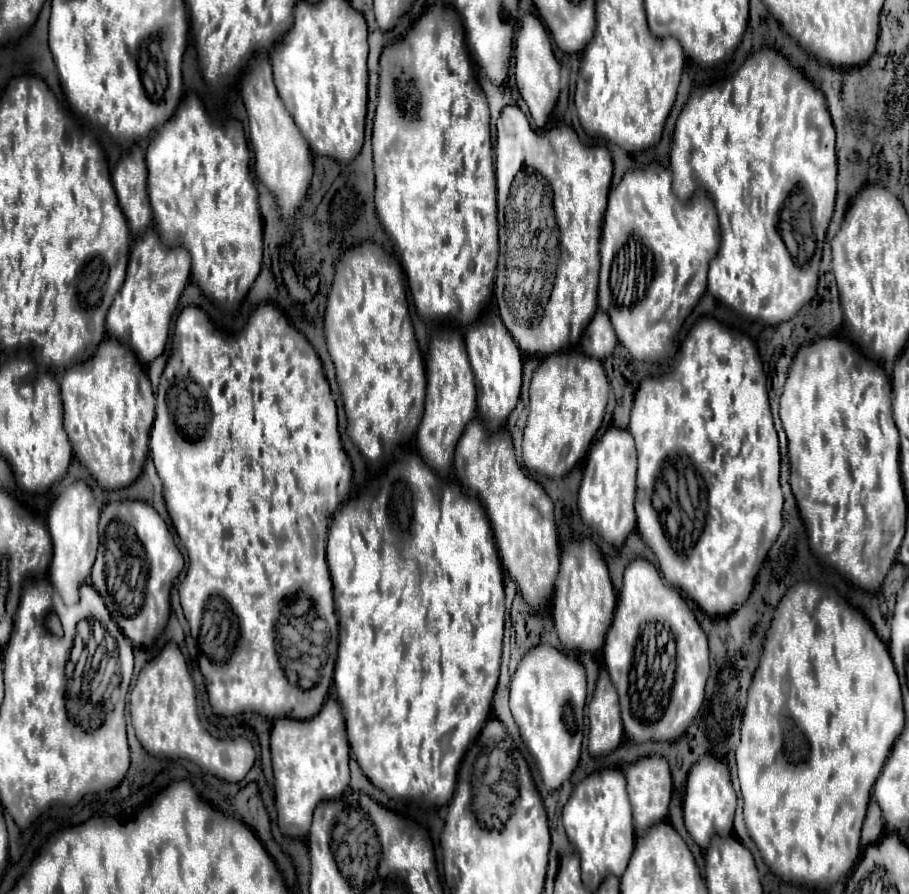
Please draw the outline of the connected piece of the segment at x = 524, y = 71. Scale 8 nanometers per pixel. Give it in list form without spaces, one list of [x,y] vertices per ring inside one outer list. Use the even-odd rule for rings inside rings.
[[[526,14],[522,20],[522,26],[516,36],[516,48],[514,48],[514,58],[516,58],[516,82],[522,98],[526,100],[530,115],[534,118],[536,126],[542,128],[554,110],[560,94],[560,64],[554,58],[552,44],[548,38],[548,32],[544,30],[542,22],[534,18],[532,14]]]

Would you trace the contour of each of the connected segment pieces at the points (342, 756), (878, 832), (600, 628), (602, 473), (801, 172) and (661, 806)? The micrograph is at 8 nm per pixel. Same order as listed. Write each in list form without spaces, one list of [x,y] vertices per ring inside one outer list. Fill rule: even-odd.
[[[328,698],[322,712],[312,720],[276,720],[270,736],[270,752],[278,828],[288,838],[306,838],[314,808],[324,800],[338,800],[348,790],[350,782],[350,746],[338,700]]]
[[[870,800],[870,806],[868,806],[868,814],[866,814],[866,820],[864,820],[864,826],[862,826],[862,846],[870,846],[874,842],[880,840],[884,832],[884,820],[882,820],[882,812],[876,804],[876,800]]]
[[[590,540],[566,544],[552,600],[552,618],[562,646],[588,654],[600,652],[606,634],[612,626],[614,608],[616,608],[616,592],[612,588],[606,562],[598,552],[596,544]]]
[[[610,428],[606,434],[596,442],[588,454],[580,492],[578,492],[578,512],[582,522],[588,528],[596,528],[602,538],[622,548],[628,534],[636,528],[636,514],[634,514],[634,496],[636,496],[636,452],[634,440],[628,430]]]
[[[774,50],[752,52],[746,58],[746,62],[740,66],[740,70],[737,70],[731,77],[720,83],[696,88],[676,122],[674,148],[670,152],[670,170],[672,170],[672,188],[682,202],[688,202],[696,194],[696,190],[704,190],[710,196],[718,212],[718,222],[722,230],[722,246],[716,258],[710,262],[710,272],[708,272],[708,292],[718,302],[734,308],[740,314],[758,318],[768,326],[778,326],[780,322],[790,320],[804,304],[808,304],[816,296],[822,242],[826,236],[826,228],[832,220],[834,200],[836,200],[836,134],[834,134],[830,114],[826,112],[826,100],[822,92],[818,92],[804,78],[800,70],[792,68],[784,56],[780,56]]]
[[[660,756],[642,758],[626,768],[626,780],[628,780],[632,814],[634,814],[634,828],[636,828],[636,834],[642,836],[654,824],[664,822],[668,816],[668,804],[672,798],[672,778],[670,778],[668,762],[666,762],[666,758],[660,758]]]

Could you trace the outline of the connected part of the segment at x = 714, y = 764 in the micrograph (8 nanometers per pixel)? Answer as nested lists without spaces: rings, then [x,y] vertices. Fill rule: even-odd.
[[[702,756],[702,760],[698,760],[698,764],[694,764],[694,768],[690,770],[688,784],[686,784],[686,796],[684,796],[686,830],[700,848],[708,848],[714,834],[718,836],[732,834],[736,800],[738,798],[730,782],[730,772],[728,772],[726,762],[714,756]]]

